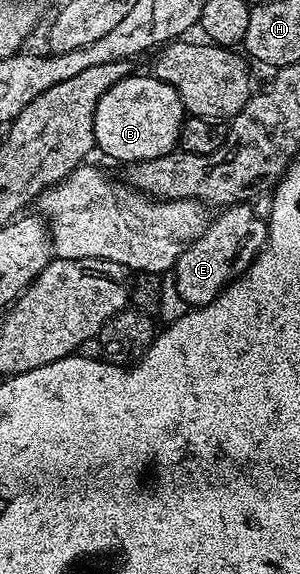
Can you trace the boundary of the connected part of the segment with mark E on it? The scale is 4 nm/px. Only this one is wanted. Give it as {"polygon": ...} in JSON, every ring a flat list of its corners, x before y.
{"polygon":[[254,204,229,205,210,218,207,229,177,259,173,270,175,289,184,306,198,307,213,303,226,285,242,277,267,242,267,223,255,214]]}

